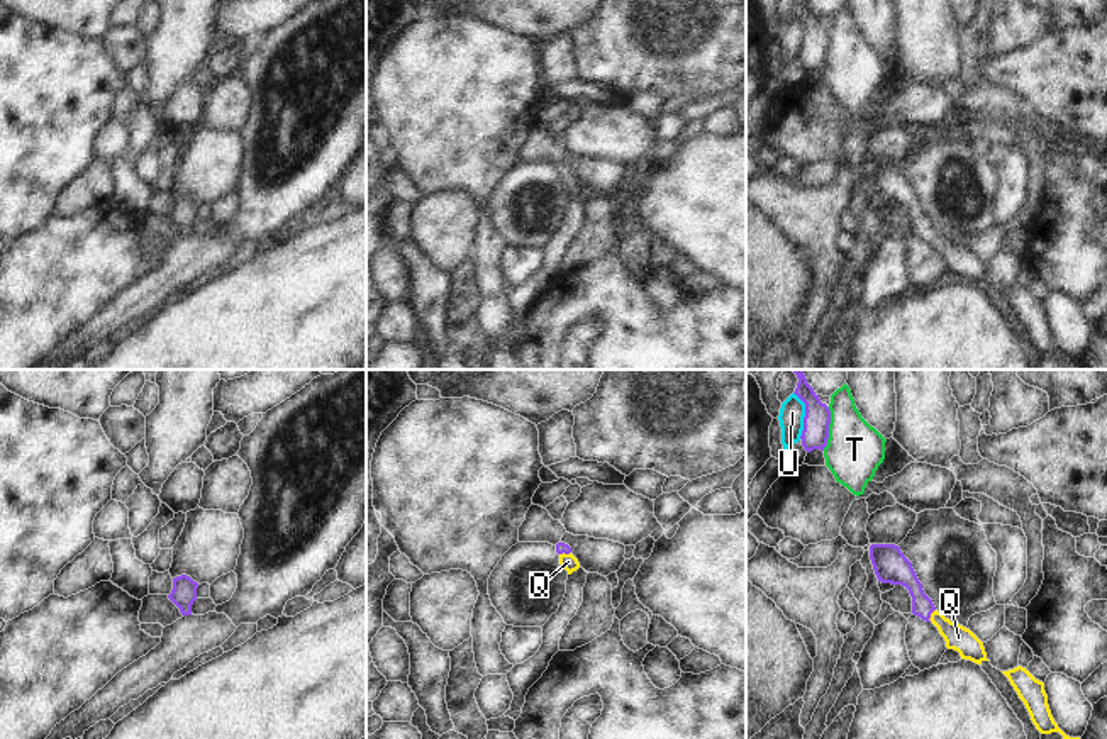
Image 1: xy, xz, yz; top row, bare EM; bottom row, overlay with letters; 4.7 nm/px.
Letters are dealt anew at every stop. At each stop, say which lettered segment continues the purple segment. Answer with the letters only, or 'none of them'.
Q

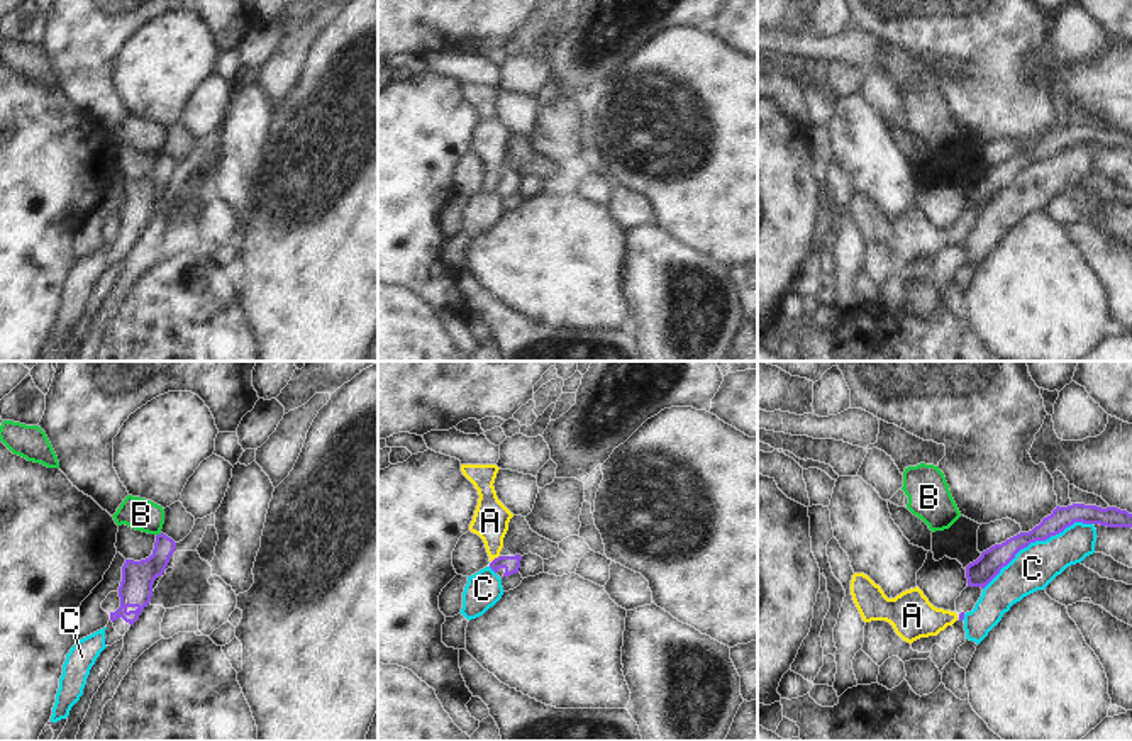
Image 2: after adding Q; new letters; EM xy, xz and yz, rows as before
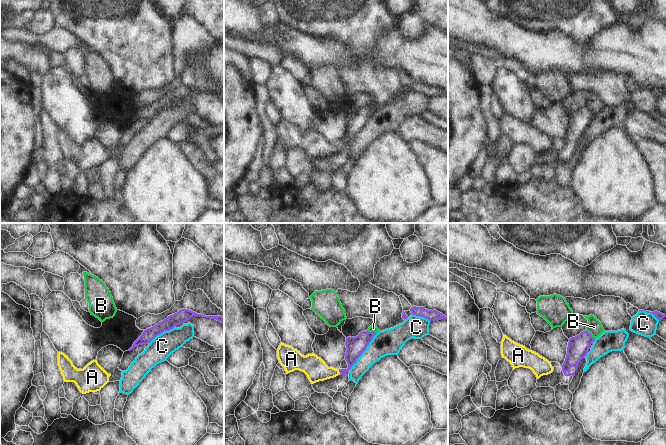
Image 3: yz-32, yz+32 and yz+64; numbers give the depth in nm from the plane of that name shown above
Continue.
none of them

